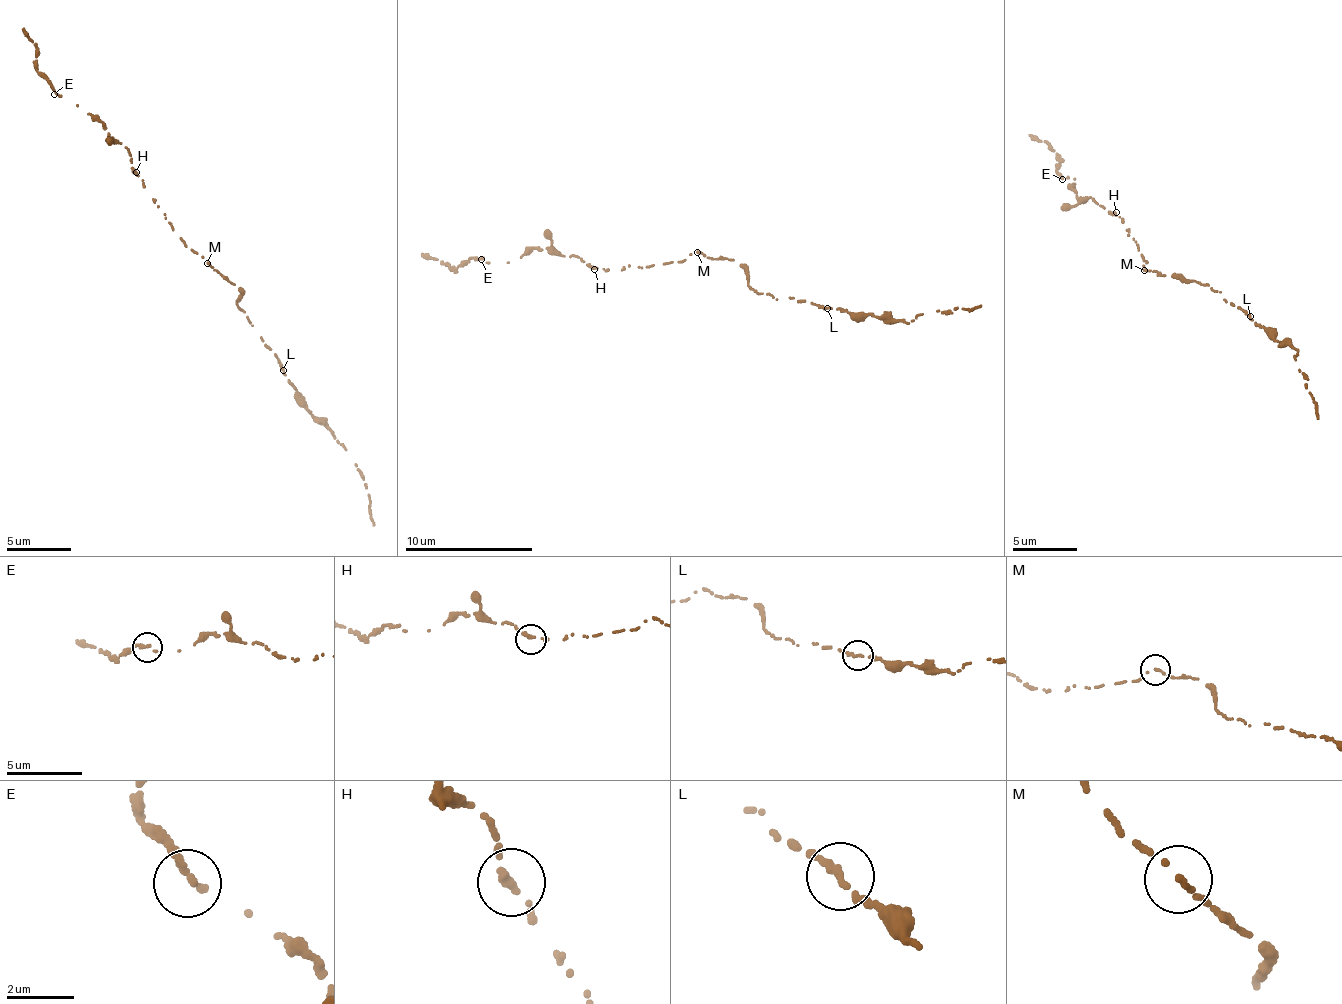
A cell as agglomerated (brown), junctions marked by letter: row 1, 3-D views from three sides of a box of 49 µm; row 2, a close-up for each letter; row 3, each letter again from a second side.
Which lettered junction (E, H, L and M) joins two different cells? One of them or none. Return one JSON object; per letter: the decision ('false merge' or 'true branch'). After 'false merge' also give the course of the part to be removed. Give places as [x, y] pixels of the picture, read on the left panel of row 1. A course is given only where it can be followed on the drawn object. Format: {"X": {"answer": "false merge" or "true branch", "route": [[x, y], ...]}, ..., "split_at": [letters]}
{"E": {"answer": "true branch"}, "H": {"answer": "true branch"}, "L": {"answer": "true branch"}, "M": {"answer": "true branch"}, "split_at": []}

